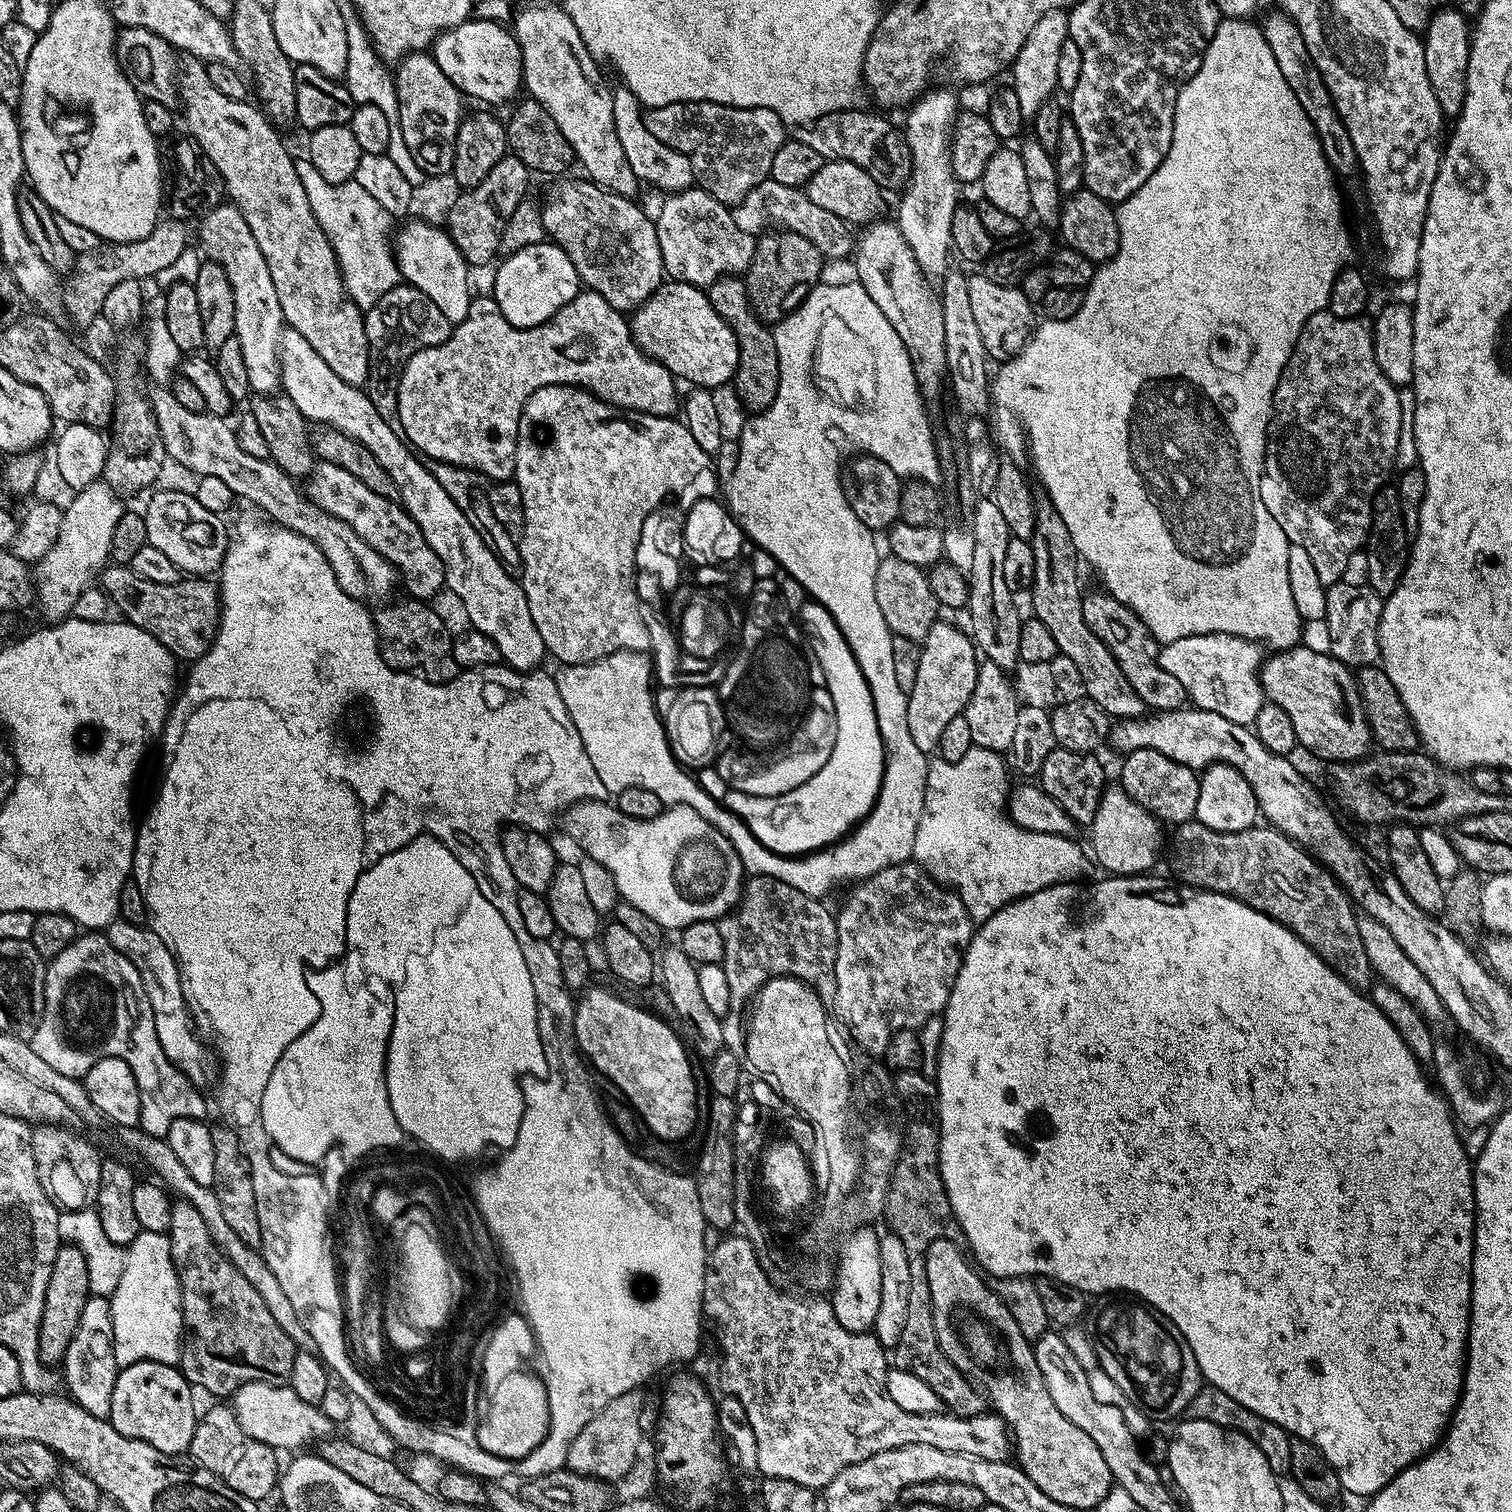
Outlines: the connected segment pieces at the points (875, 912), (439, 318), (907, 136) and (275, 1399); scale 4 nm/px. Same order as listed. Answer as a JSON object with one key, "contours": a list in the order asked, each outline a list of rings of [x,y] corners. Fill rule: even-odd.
{"contours":[[[[915,862],[907,864],[895,864],[886,866],[886,870],[878,870],[878,874],[867,876],[865,880],[859,881],[856,888],[848,896],[848,901],[841,906],[840,912],[835,913],[837,924],[837,998],[834,1005],[836,1016],[848,1027],[852,1040],[864,1052],[876,1058],[883,1057],[886,1046],[890,1046],[890,1038],[898,1034],[903,1028],[918,1030],[928,1020],[937,1019],[943,1013],[946,1002],[950,998],[950,990],[954,986],[954,978],[958,978],[958,970],[964,961],[966,950],[972,941],[974,925],[962,898],[951,888],[944,887],[938,883],[925,868],[921,868]]],[[[403,282],[396,285],[394,290],[382,294],[378,302],[372,308],[364,312],[364,325],[366,326],[366,342],[370,354],[370,370],[366,391],[370,402],[374,402],[374,410],[382,414],[386,426],[394,430],[394,434],[404,435],[402,430],[402,418],[398,418],[398,390],[400,374],[404,371],[406,362],[414,354],[418,354],[424,348],[438,346],[450,338],[454,325],[412,284]]],[[[934,88],[925,91],[920,99],[912,101],[907,109],[908,117],[905,118],[904,124],[902,123],[904,141],[908,143],[912,159],[912,173],[902,189],[904,197],[900,200],[900,209],[897,210],[896,216],[894,215],[895,224],[902,230],[902,238],[906,238],[910,250],[914,250],[914,258],[918,258],[918,266],[928,278],[934,278],[934,276],[940,278],[949,271],[948,252],[953,251],[952,223],[954,222],[954,210],[958,207],[958,200],[956,200],[958,181],[952,173],[952,163],[950,162],[952,125],[955,124],[958,115],[956,96],[944,88]]],[[[266,1382],[241,1384],[237,1392],[232,1393],[230,1397],[230,1407],[238,1418],[242,1430],[246,1430],[250,1438],[277,1450],[300,1448],[303,1444],[315,1445],[331,1437],[328,1435],[334,1430],[334,1424],[317,1405],[302,1402],[302,1398],[298,1398],[298,1394],[294,1394],[294,1390],[284,1384]]]]}

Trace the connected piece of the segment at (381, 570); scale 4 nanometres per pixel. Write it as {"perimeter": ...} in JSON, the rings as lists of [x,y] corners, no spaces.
{"perimeter":[[[166,388],[157,389],[151,395],[152,412],[158,422],[160,440],[163,442],[165,455],[168,455],[182,467],[196,473],[197,477],[214,476],[223,481],[235,497],[249,500],[253,509],[261,508],[269,521],[275,522],[298,535],[305,536],[310,542],[330,556],[340,556],[340,560],[332,560],[330,570],[334,570],[334,578],[338,578],[338,586],[350,594],[350,598],[360,601],[365,606],[383,605],[393,599],[392,591],[398,588],[396,567],[374,546],[366,546],[342,518],[334,518],[326,510],[322,510],[308,499],[293,477],[272,463],[271,459],[254,458],[238,445],[236,431],[228,424],[225,417],[208,412],[187,410],[178,403],[178,398]]]}

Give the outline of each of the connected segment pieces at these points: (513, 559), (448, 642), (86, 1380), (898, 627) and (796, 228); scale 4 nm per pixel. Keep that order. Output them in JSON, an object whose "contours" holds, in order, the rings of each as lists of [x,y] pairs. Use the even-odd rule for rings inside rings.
{"contours":[[[[429,456],[423,457],[426,470],[438,478],[442,490],[454,498],[454,503],[462,514],[466,514],[470,526],[478,530],[478,534],[490,546],[490,550],[502,561],[511,576],[519,577],[522,569],[522,534],[524,533],[524,507],[522,506],[522,494],[520,488],[514,482],[491,480],[486,474],[482,474],[473,468],[463,468],[457,464],[444,464],[441,460],[435,460]],[[500,540],[508,540],[508,544],[516,544],[516,548],[496,548]]],[[[415,598],[405,601],[405,604],[389,603],[375,613],[376,630],[382,645],[384,661],[397,672],[409,672],[412,676],[435,684],[446,684],[449,680],[456,679],[458,665],[456,655],[452,652],[453,633],[448,633],[443,618],[434,609],[428,608],[432,606]]],[[[89,1295],[86,1306],[82,1306],[82,1318],[78,1322],[78,1330],[74,1330],[74,1338],[70,1338],[70,1346],[62,1361],[62,1380],[68,1389],[67,1395],[75,1400],[82,1410],[94,1414],[94,1418],[107,1420],[110,1414],[110,1394],[114,1394],[117,1367],[114,1362],[114,1334],[112,1333],[112,1301],[107,1296]]],[[[891,554],[885,557],[877,563],[874,574],[874,598],[878,598],[878,610],[882,610],[882,618],[886,618],[886,626],[893,636],[922,642],[938,621],[938,605],[925,569],[910,566],[910,562],[902,562],[902,558]]],[[[771,178],[754,186],[742,203],[732,208],[732,217],[741,230],[753,234],[763,234],[769,230],[802,234],[802,238],[814,242],[814,246],[818,246],[818,250],[829,261],[840,260],[843,256],[851,257],[854,252],[853,229],[842,218],[830,214],[830,210],[822,210],[822,206],[814,206],[807,191],[794,186],[782,186],[782,182],[774,182]]]]}

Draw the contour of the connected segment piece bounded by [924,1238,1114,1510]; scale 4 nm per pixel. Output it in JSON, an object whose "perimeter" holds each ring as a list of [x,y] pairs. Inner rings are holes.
{"perimeter":[[[941,1238],[930,1242],[926,1250],[924,1273],[926,1282],[930,1282],[930,1328],[934,1333],[935,1347],[936,1344],[940,1347],[937,1348],[939,1355],[945,1356],[971,1382],[973,1388],[986,1397],[991,1407],[992,1404],[996,1407],[993,1408],[995,1415],[1001,1416],[1008,1426],[1014,1445],[1015,1463],[1030,1478],[1030,1482],[1034,1482],[1034,1486],[1042,1490],[1042,1494],[1054,1498],[1054,1502],[1062,1502],[1062,1506],[1070,1506],[1073,1510],[1099,1509],[1102,1498],[1106,1498],[1106,1494],[1114,1486],[1110,1466],[1106,1466],[1102,1450],[1094,1446],[1090,1434],[1078,1430],[1078,1426],[1074,1426],[1074,1422],[1070,1422],[1070,1418],[1065,1418],[1059,1412],[1058,1406],[1054,1406],[1050,1390],[1046,1390],[1046,1382],[1042,1382],[1042,1370],[1038,1370],[1032,1344],[1024,1337],[1022,1330],[1018,1330],[1014,1314],[1010,1314],[1002,1298],[998,1298],[995,1287],[973,1267],[967,1255],[964,1257],[960,1253],[960,1247],[961,1245],[951,1238]]]}

